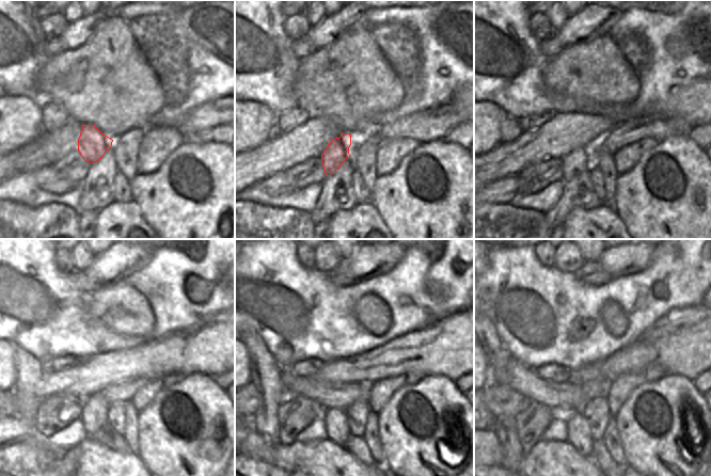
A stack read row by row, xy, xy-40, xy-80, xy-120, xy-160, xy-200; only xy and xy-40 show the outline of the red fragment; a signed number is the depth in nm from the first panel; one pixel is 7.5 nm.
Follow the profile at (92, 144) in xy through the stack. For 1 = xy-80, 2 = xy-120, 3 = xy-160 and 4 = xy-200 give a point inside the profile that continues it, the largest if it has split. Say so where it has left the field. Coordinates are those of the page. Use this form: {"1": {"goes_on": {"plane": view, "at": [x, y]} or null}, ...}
{"1": {"goes_on": {"plane": "xy-80", "at": [574, 163]}}, "2": {"goes_on": {"plane": "xy-120", "at": [94, 415]}}, "3": {"goes_on": {"plane": "xy-160", "at": [336, 425]}}, "4": {"goes_on": {"plane": "xy-200", "at": [578, 433]}}}

